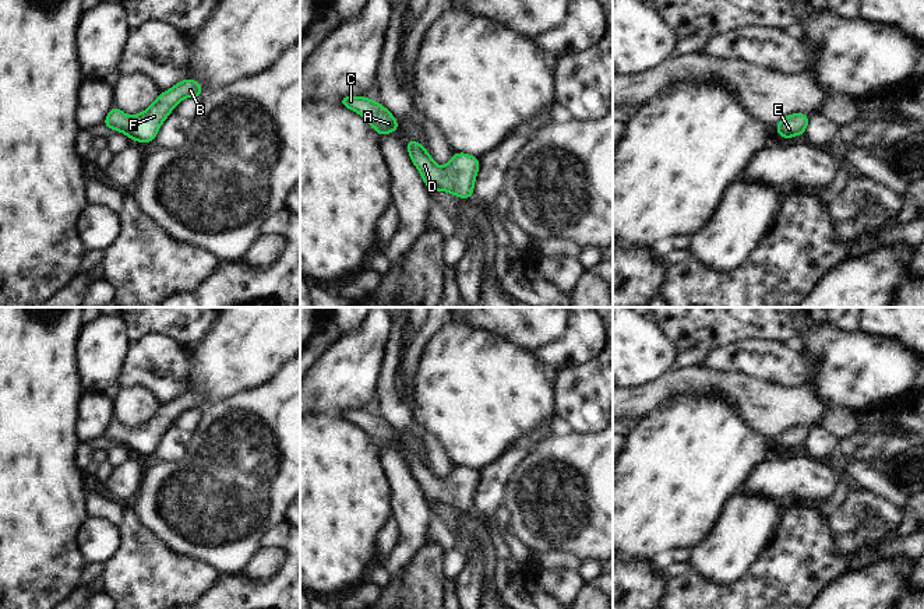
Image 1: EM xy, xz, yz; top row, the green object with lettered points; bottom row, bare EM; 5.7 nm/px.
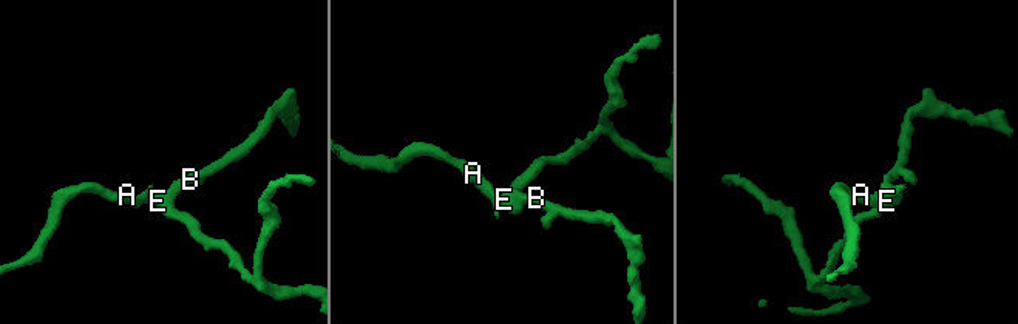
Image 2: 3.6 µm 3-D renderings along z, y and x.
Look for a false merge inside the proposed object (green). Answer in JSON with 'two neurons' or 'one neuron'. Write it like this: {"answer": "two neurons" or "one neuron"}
{"answer": "one neuron"}

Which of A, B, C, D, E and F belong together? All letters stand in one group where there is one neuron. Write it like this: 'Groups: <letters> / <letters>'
Groups: A B C D E F

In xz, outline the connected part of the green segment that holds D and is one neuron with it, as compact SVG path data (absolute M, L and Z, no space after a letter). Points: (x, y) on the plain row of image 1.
M408 453L406 461L431 506L445 503L461 511L472 511L475 490L480 479L479 471L456 465L447 479L438 480L423 457Z

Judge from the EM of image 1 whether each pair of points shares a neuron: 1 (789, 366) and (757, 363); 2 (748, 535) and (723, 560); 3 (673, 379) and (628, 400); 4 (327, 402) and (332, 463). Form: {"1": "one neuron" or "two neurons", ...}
{"1": "one neuron", "2": "one neuron", "3": "one neuron", "4": "two neurons"}

